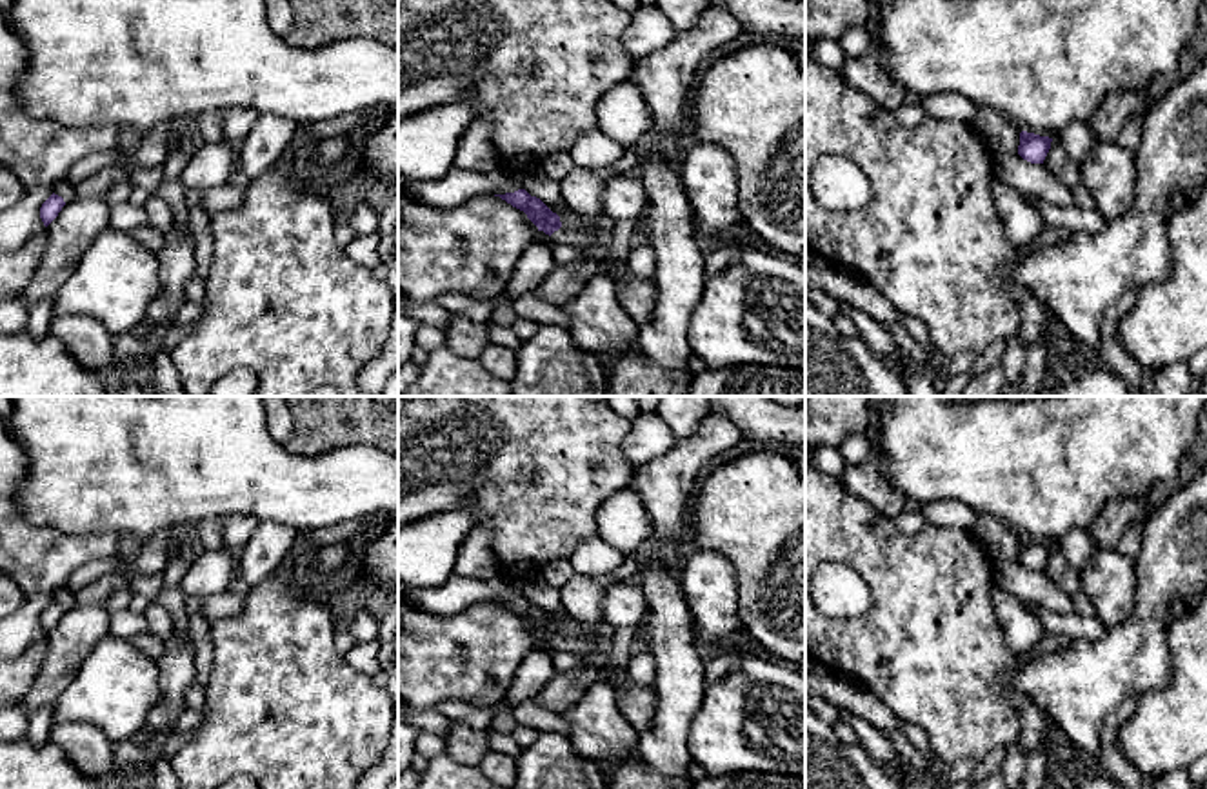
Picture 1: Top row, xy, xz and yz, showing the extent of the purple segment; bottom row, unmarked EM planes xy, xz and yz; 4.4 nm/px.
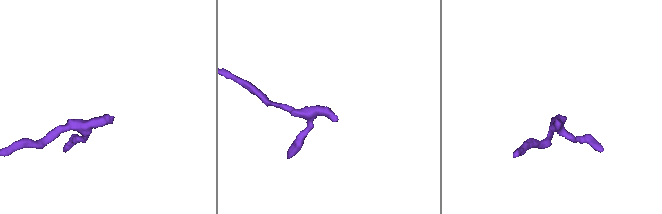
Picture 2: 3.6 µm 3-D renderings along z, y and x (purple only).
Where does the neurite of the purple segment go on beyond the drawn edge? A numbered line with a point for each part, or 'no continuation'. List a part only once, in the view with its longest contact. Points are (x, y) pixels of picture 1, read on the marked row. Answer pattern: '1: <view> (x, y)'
1: xz (588, 239)

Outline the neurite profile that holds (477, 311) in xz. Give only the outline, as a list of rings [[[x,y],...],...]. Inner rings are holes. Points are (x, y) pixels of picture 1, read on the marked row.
[[[460,293],[440,295],[436,300],[436,304],[447,309],[449,313],[464,315],[474,324],[489,324],[496,305],[504,302],[511,302],[511,298],[505,293],[500,293],[494,298],[484,302],[478,302]]]

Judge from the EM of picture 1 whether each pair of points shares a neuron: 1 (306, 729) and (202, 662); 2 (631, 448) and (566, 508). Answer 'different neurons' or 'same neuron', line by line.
1: different neurons
2: different neurons

